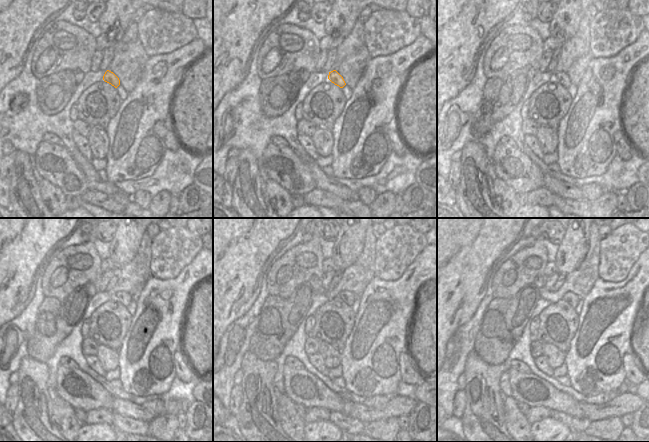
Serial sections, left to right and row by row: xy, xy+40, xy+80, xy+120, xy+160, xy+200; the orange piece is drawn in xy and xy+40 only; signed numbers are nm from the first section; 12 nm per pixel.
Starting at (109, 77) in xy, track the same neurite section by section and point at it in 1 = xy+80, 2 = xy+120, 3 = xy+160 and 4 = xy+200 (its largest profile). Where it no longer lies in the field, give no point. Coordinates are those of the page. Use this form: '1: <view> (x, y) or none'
1: xy+80 (559, 76)
2: xy+120 (124, 298)
3: xy+160 (347, 297)
4: xy+200 (571, 298)

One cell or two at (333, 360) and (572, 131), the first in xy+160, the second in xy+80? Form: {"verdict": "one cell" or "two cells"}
{"verdict": "two cells"}

